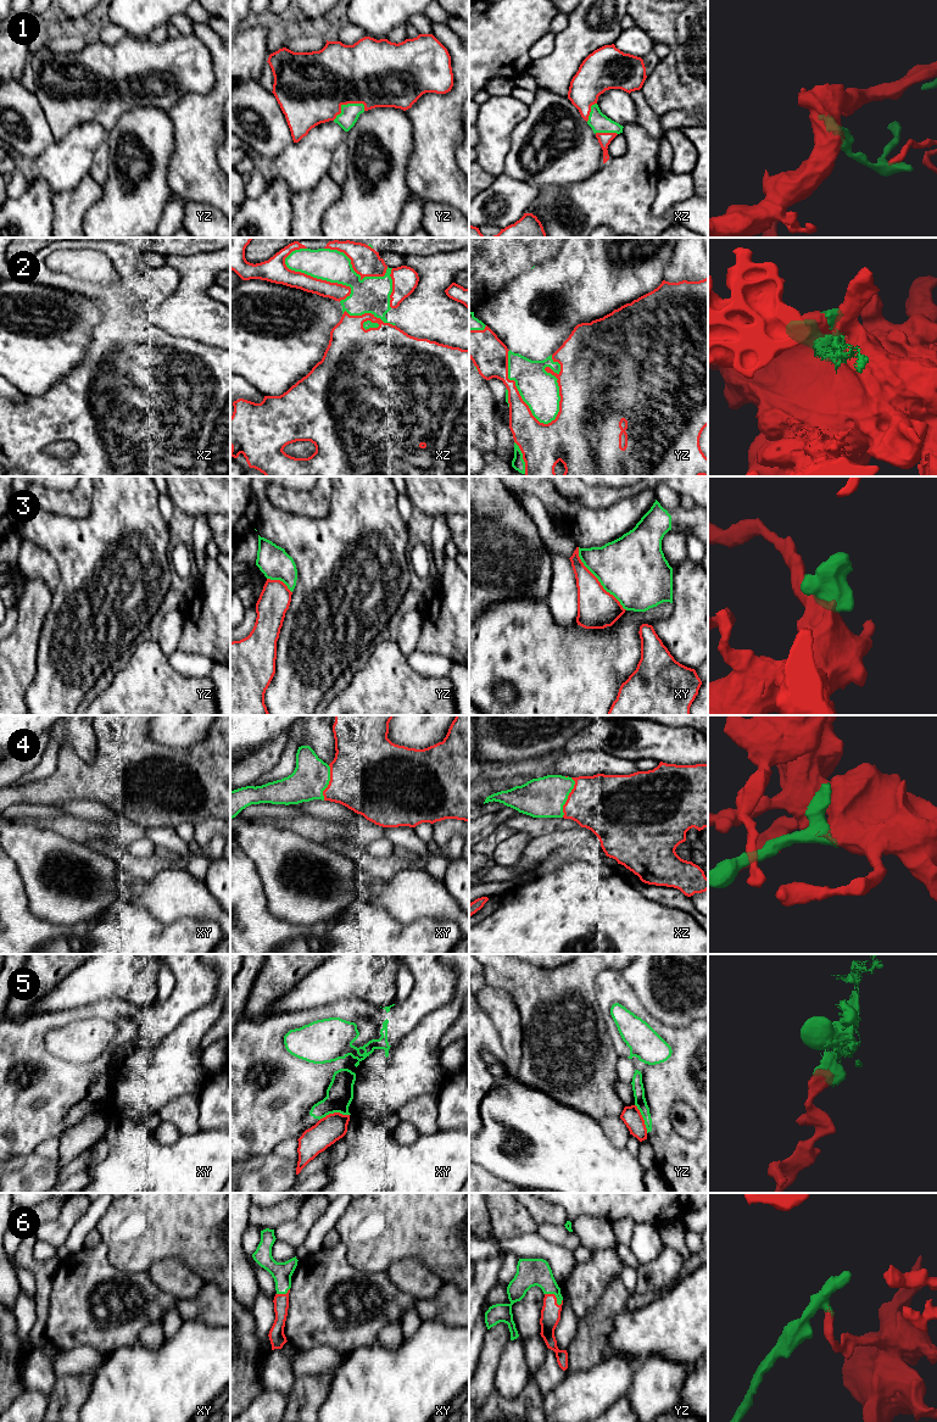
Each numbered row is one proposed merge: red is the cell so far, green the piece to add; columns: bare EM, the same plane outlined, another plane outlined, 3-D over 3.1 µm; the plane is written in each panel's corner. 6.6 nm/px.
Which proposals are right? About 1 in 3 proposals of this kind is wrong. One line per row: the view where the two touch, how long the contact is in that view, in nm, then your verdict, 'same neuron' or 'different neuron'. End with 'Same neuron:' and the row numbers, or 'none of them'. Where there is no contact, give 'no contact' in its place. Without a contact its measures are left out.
1: yz | 240 nm | same neuron
2: yz | 550 nm | same neuron
3: xy | 550 nm | different neuron
4: xz | 280 nm | same neuron
5: xy | 200 nm | different neuron
6: yz | 140 nm | same neuron
Same neuron: 1, 2, 4, 6

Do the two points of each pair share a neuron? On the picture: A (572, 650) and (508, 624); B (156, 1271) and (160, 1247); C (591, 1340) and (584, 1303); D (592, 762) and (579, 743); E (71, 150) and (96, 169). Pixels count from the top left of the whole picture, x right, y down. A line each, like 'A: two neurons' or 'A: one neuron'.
A: one neuron
B: two neurons
C: two neurons
D: two neurons
E: two neurons

